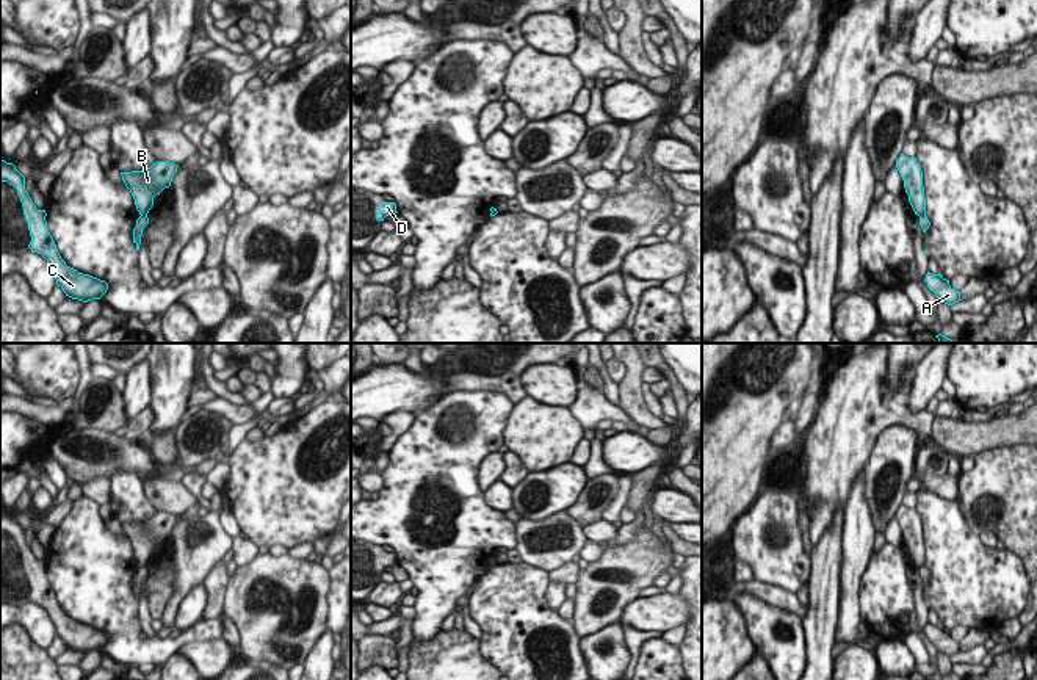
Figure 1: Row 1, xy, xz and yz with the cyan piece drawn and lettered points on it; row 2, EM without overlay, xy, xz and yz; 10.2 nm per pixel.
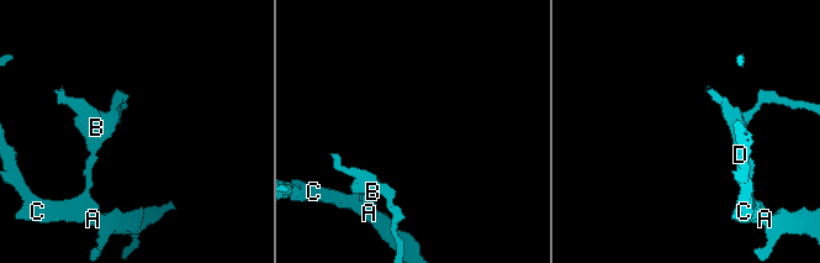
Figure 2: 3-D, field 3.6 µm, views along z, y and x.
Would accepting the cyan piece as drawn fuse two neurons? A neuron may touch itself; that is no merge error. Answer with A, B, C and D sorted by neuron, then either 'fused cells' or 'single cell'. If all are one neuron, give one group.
A C D / B | fused cells

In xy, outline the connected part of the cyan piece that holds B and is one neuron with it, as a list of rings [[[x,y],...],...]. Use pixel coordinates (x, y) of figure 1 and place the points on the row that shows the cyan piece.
[[[157,161],[144,171],[121,172],[141,216],[147,216],[154,207],[154,197],[171,186],[177,168],[177,165],[169,161]]]

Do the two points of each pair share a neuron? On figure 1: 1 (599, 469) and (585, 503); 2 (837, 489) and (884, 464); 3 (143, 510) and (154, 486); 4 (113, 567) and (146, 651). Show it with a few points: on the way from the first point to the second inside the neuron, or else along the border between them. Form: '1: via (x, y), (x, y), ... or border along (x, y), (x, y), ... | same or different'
1: border along (611, 472), (588, 480) | different
2: border along (867, 464), (862, 472) | different
3: border along (141, 477), (144, 495), (157, 511) | different
4: via (113, 588), (113, 611), (126, 632) | same

